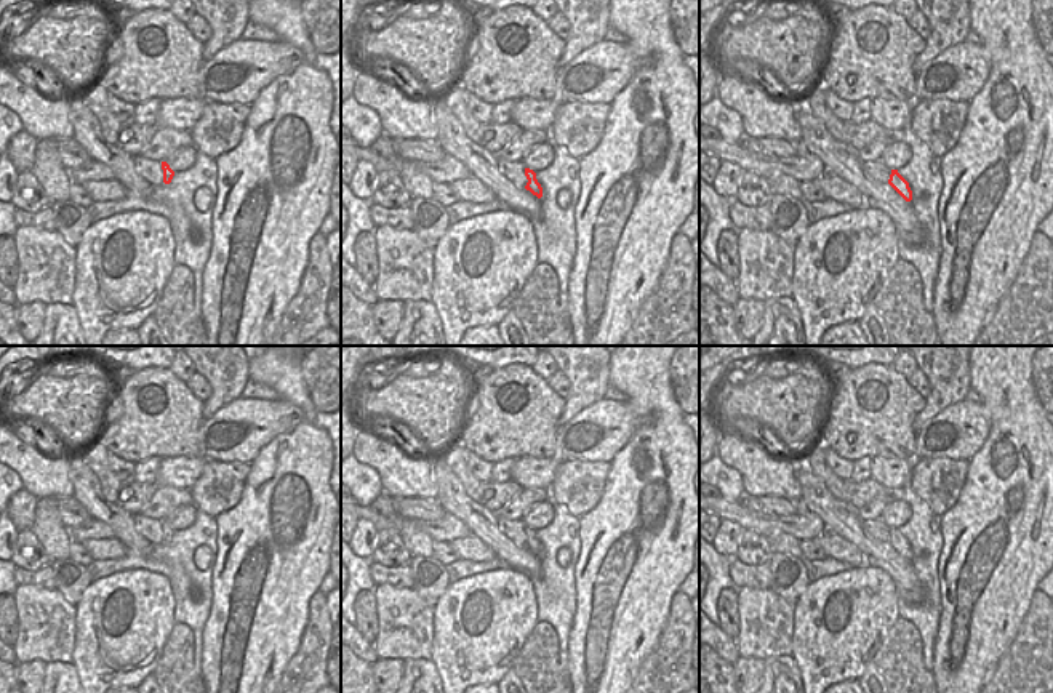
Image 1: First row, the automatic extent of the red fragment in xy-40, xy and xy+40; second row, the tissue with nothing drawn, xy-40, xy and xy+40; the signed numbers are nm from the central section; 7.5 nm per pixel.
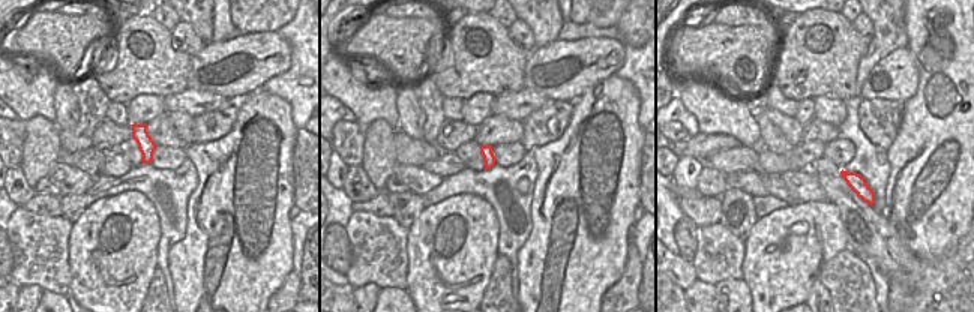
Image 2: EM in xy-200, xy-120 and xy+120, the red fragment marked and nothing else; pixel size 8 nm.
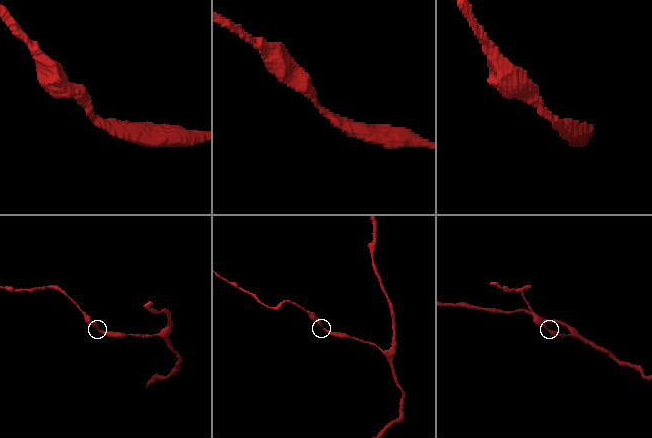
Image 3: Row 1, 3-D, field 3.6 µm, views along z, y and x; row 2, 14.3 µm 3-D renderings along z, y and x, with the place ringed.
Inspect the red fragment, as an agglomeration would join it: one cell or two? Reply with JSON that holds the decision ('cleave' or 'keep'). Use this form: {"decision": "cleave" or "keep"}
{"decision": "keep"}

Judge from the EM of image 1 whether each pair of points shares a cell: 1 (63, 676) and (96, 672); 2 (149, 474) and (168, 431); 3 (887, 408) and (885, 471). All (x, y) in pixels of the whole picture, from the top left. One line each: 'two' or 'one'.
1: two
2: two
3: two

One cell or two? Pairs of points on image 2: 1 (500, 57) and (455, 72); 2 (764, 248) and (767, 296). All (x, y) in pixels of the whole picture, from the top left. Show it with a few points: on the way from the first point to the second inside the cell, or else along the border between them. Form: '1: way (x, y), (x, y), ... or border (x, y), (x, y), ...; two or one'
1: way (490, 59), (479, 59), (465, 71); one
2: way (767, 260), (767, 284); one

